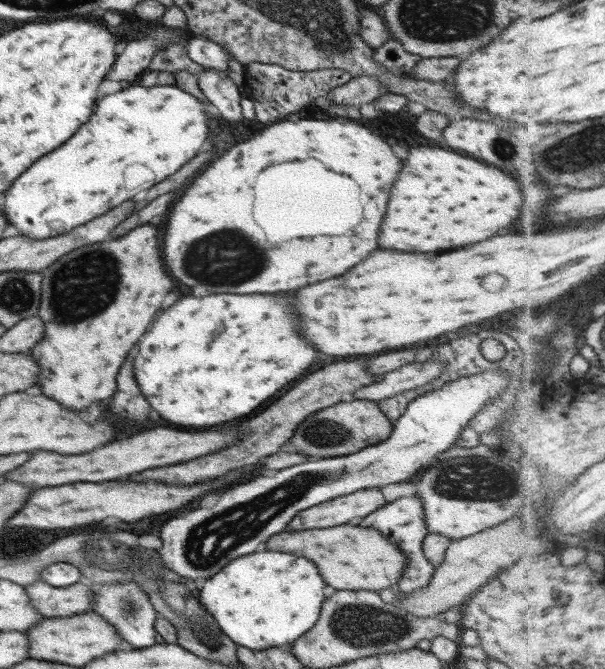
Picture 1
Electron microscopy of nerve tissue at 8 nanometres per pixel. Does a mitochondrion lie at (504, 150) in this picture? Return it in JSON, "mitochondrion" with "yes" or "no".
{"mitochondrion":"yes"}

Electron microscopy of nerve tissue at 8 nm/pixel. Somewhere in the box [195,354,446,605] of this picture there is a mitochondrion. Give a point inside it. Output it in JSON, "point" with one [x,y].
{"point":[325,433]}

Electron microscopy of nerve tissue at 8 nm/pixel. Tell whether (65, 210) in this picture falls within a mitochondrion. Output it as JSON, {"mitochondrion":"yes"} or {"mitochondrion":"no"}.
{"mitochondrion":"no"}

